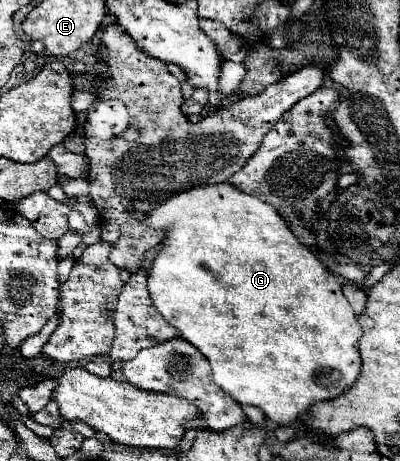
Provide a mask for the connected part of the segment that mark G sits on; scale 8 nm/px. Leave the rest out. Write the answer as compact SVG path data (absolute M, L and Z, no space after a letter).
M221 182L221 184L205 184L205 186L197 186L197 188L173 194L171 198L165 200L165 204L159 204L157 208L153 208L149 212L145 224L153 230L165 232L165 246L161 248L161 252L157 252L157 256L151 264L151 272L147 276L149 296L157 308L157 312L171 326L175 326L181 332L183 340L193 344L209 360L215 384L221 386L227 394L231 394L239 404L257 406L265 412L265 416L271 422L275 422L279 426L289 426L301 414L307 414L313 402L331 400L335 396L341 396L343 392L347 392L347 388L353 386L353 382L361 370L361 356L359 356L359 348L357 348L361 332L359 332L357 318L351 312L351 306L347 304L337 278L321 264L321 260L313 252L309 252L309 248L305 244L299 242L299 238L291 232L285 218L279 216L279 212L275 208L271 208L269 204L265 204L263 200L259 200L251 194L245 194L243 190L235 188L229 182Z

